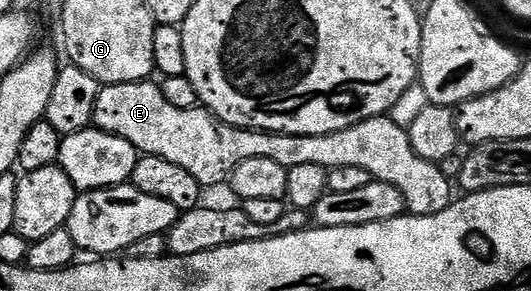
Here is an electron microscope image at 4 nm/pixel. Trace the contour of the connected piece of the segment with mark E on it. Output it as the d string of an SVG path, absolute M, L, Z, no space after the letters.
M154 81L130 82L129 84L113 84L103 86L97 96L94 125L113 136L121 136L121 140L129 140L140 155L161 156L161 160L169 160L169 164L178 164L185 168L189 176L198 180L200 186L221 184L230 179L231 173L245 160L264 158L277 160L277 164L285 167L297 164L321 164L321 168L365 168L371 179L385 184L393 184L405 196L408 211L414 216L437 216L437 212L445 212L453 201L452 179L441 172L441 168L429 160L421 160L417 152L413 152L413 144L409 144L406 129L394 122L394 117L384 116L373 120L361 120L361 124L353 124L353 128L344 128L341 132L329 132L325 136L297 136L296 134L269 134L266 130L246 130L240 126L231 126L228 122L220 122L210 110L196 108L186 110L177 108L165 100L162 85Z

